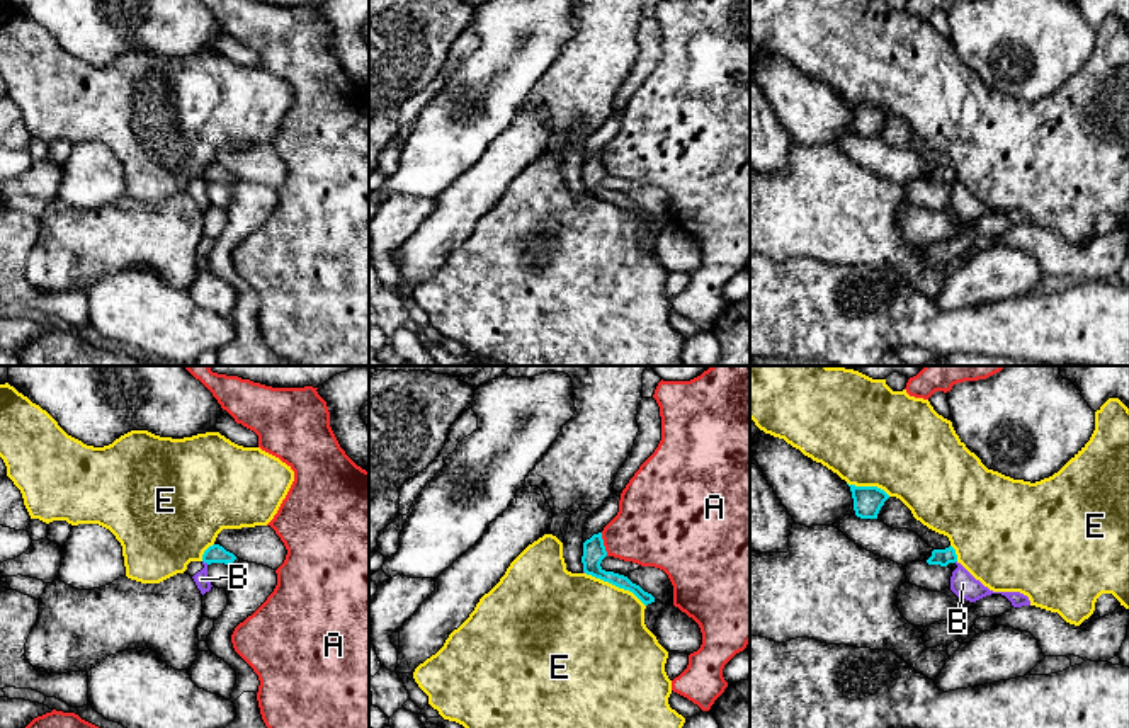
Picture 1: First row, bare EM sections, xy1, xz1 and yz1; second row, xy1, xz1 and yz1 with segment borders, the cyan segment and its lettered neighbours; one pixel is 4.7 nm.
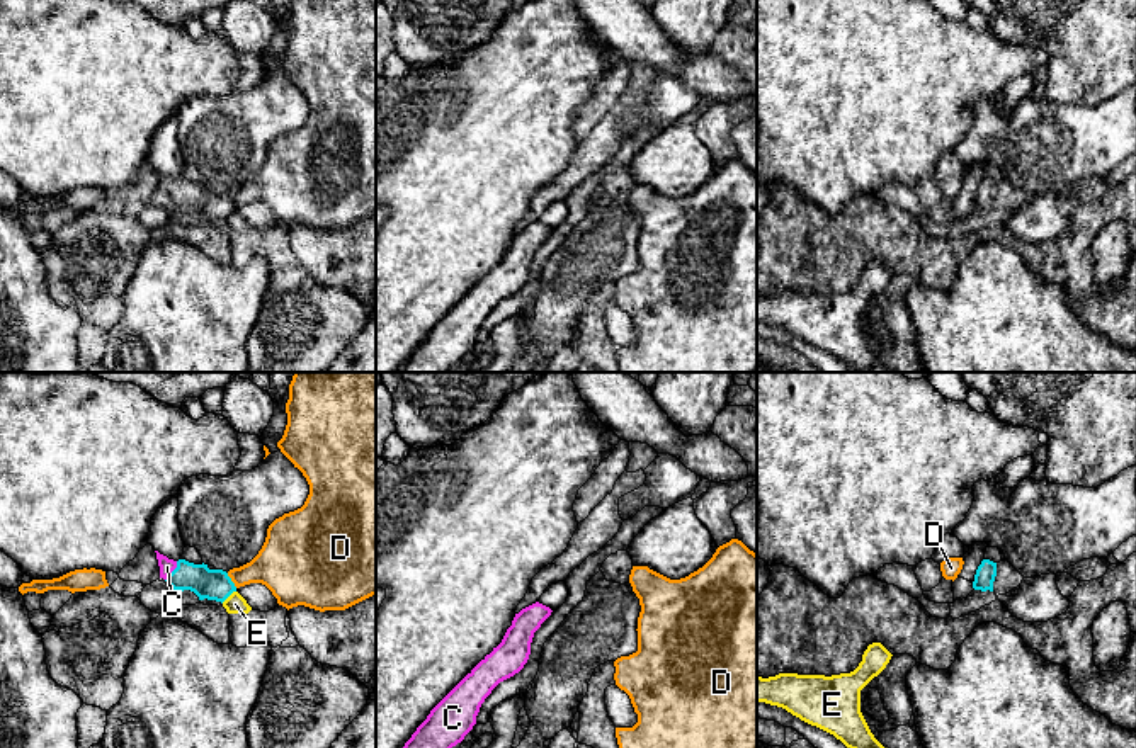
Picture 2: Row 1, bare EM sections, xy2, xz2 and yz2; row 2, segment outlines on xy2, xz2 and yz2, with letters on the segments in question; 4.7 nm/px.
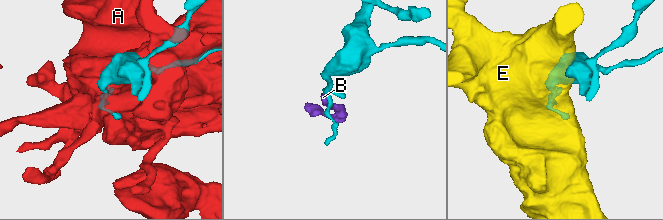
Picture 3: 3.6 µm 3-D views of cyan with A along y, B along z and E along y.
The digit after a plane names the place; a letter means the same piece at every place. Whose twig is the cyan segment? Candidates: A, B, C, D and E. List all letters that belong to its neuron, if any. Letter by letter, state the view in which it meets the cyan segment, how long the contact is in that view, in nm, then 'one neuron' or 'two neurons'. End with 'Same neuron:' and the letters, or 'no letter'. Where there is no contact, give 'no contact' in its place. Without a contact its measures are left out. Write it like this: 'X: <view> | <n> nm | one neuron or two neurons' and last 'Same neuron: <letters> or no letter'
A: xz1 | 120 nm | two neurons
B: xy1 | 40 nm | two neurons
C: xy2 | 110 nm | one neuron
D: xy2 | 90 nm | two neurons
E: xz1 | 340 nm | two neurons
Same neuron: C

